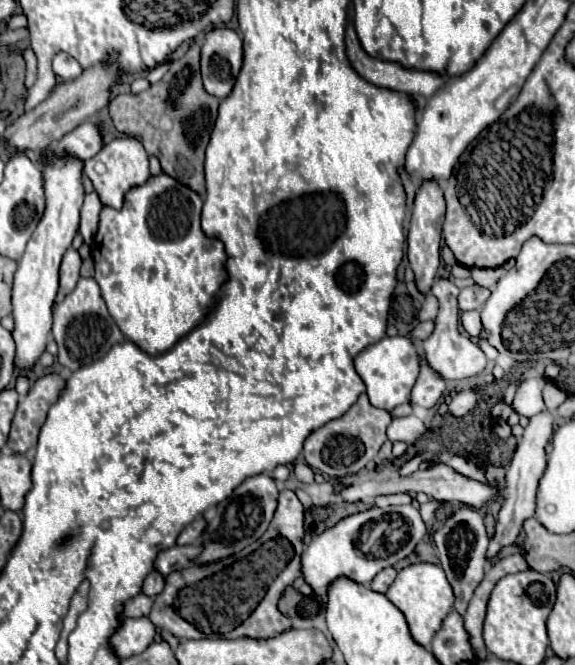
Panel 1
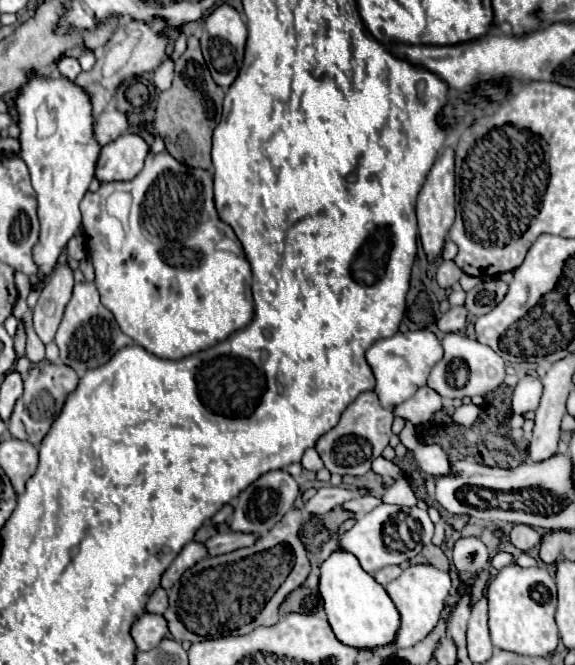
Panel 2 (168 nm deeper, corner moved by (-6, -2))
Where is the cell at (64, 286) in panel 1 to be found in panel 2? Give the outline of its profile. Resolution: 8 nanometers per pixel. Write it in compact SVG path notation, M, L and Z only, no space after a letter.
M65 262L61 266L57 266L55 274L49 278L47 286L43 288L43 292L39 296L39 302L33 308L35 332L39 334L43 344L53 342L55 332L57 332L57 328L61 324L61 318L63 318L63 310L71 300L73 286L75 286L73 270Z

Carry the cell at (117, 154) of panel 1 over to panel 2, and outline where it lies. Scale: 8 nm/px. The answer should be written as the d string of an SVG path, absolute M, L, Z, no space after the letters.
M123 134L101 148L95 178L101 184L133 180L143 170L147 154L149 146L139 134Z

